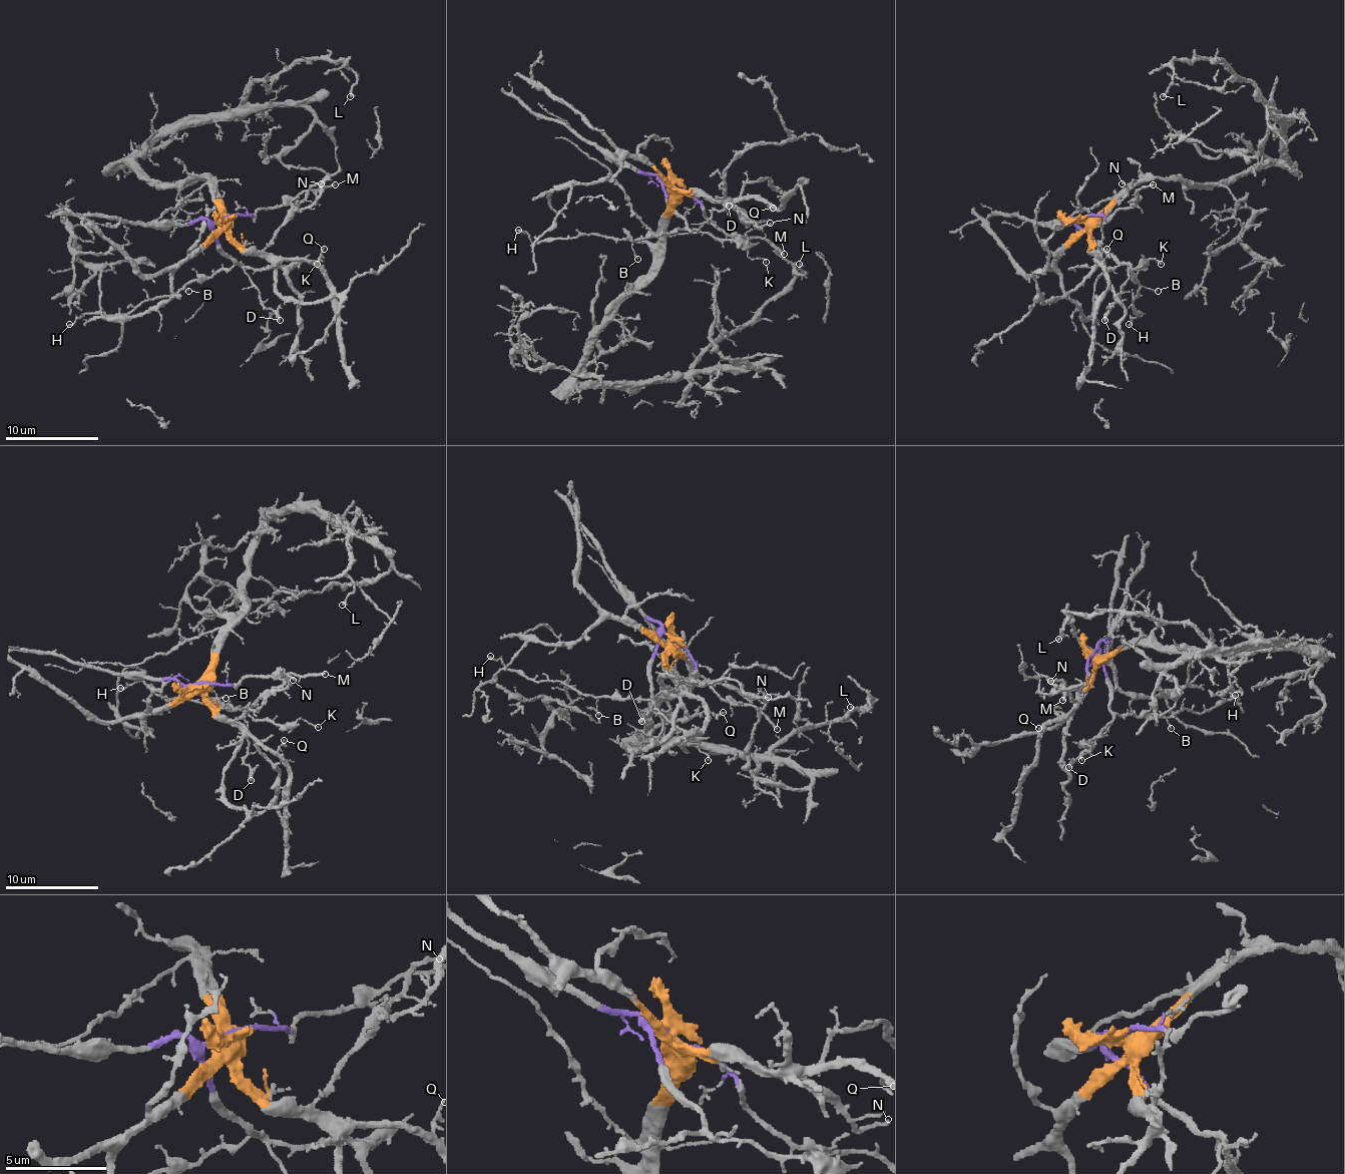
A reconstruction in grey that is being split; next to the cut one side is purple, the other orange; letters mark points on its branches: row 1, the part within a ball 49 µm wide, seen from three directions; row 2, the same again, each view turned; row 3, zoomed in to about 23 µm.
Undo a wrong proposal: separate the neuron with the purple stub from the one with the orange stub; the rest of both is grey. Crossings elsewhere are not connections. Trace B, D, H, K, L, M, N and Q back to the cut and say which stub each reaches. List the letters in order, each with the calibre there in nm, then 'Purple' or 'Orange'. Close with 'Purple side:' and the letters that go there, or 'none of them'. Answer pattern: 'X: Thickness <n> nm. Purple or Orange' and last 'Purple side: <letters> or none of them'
B: Thickness 110 nm. Purple
D: Thickness 340 nm. Purple
H: Thickness 170 nm. Purple
K: Thickness 130 nm. Purple
L: Thickness 180 nm. Orange
M: Thickness 220 nm. Purple
N: Thickness 190 nm. Orange
Q: Thickness 150 nm. Orange
Purple side: B, D, H, K, M

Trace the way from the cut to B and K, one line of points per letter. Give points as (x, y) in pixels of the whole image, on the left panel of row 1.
B: (221, 218), (214, 225), (214, 241), (236, 264), (210, 276), (189, 281), (184, 290), (189, 290)
K: (221, 218), (214, 225), (214, 241), (243, 267), (285, 267), (301, 260), (317, 264)

